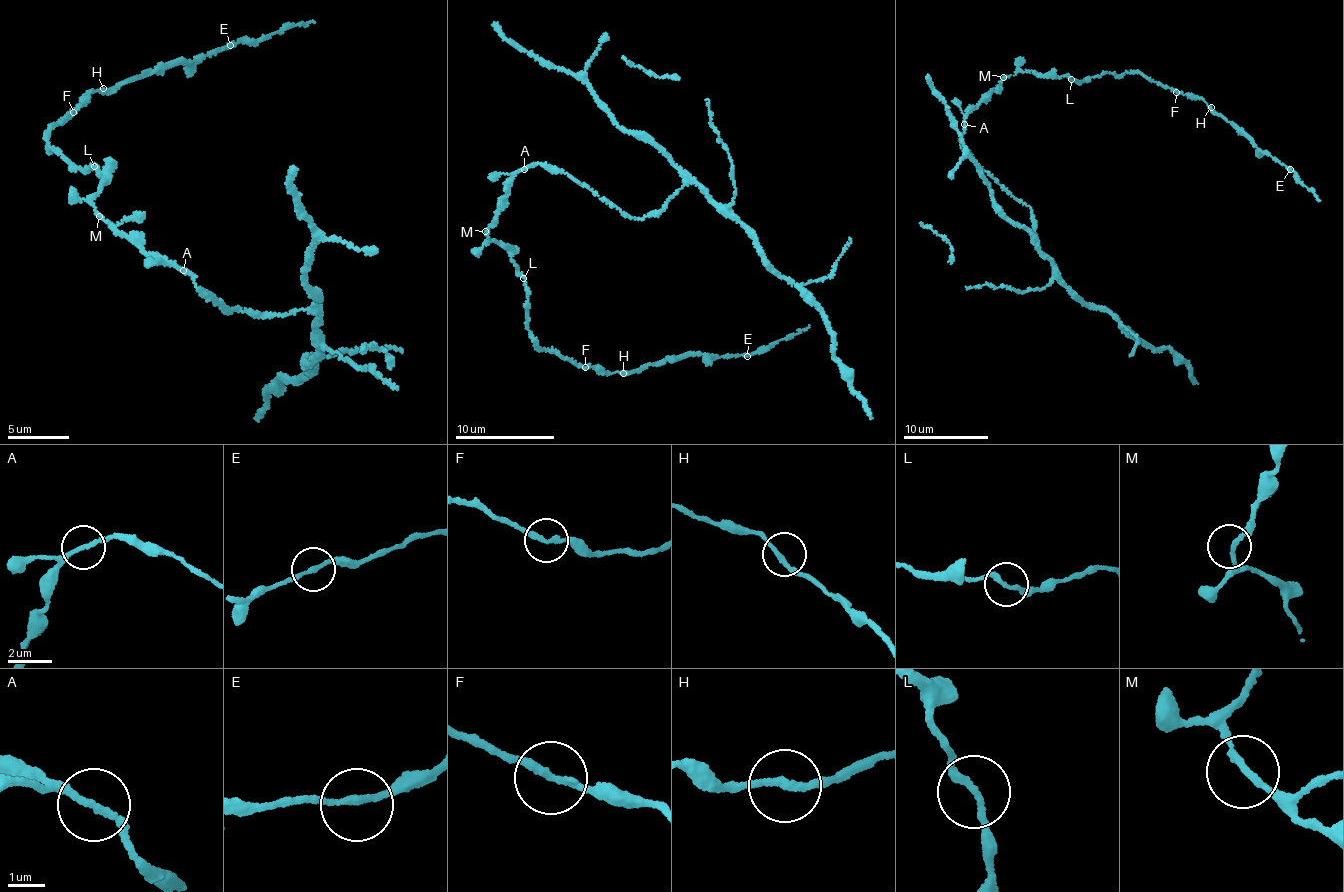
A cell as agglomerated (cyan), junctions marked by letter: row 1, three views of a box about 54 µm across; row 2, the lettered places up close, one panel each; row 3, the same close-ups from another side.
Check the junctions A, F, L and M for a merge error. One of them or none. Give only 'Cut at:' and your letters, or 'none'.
Cut at: none

